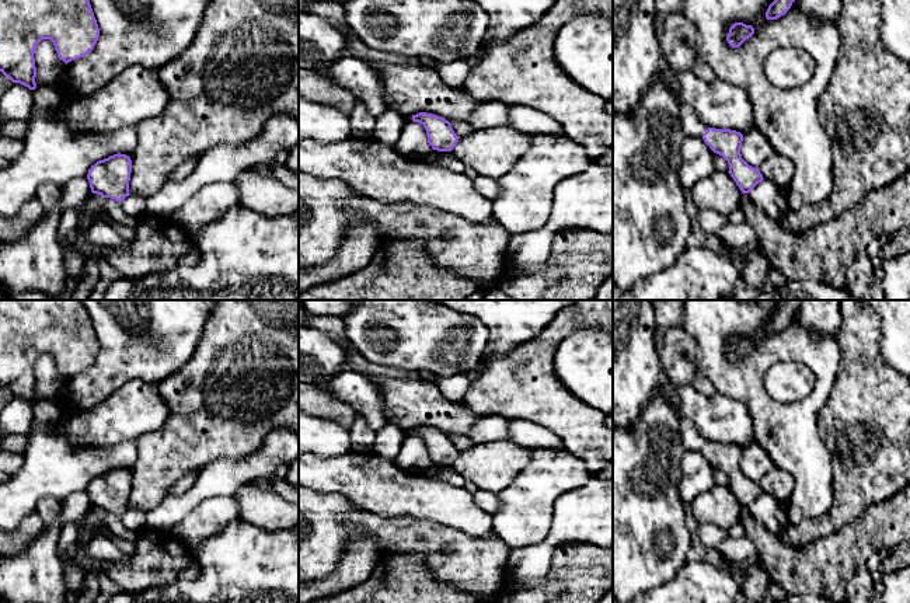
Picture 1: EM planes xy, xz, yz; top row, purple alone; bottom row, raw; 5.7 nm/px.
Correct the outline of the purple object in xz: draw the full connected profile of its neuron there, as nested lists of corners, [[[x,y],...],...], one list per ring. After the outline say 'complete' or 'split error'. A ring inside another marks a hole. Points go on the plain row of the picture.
[[[419,426],[412,429],[412,435],[425,442],[428,457],[433,464],[451,466],[460,453],[454,447],[451,438],[442,431]]]; complete

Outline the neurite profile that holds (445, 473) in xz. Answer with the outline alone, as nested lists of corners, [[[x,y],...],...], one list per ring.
[[[433,464],[422,475],[440,480],[453,485],[468,485],[467,481],[451,467]]]

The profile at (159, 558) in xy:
[[[144,527],[137,531],[137,541],[129,562],[101,562],[100,569],[121,586],[122,593],[139,593],[178,581],[181,574],[191,567],[193,561],[193,551],[182,544],[171,531]]]

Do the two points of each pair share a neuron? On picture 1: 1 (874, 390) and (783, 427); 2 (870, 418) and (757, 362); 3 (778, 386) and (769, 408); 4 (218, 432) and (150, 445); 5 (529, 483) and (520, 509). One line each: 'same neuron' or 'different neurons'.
1: different neurons
2: different neurons
3: different neurons
4: same neuron
5: same neuron

